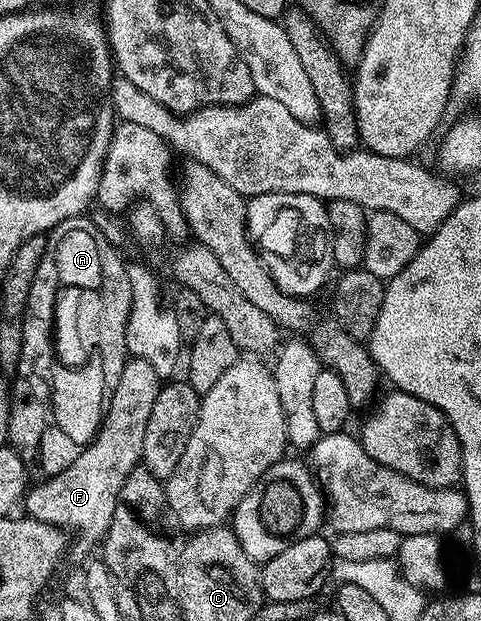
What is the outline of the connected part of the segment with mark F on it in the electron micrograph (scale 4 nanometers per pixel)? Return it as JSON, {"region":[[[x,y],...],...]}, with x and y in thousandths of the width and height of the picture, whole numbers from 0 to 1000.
{"region":[[[262,576],[243,623],[216,657],[202,702],[164,736],[156,736],[156,742],[148,742],[148,749],[139,749],[139,755],[69,781],[77,784],[58,786],[48,804],[50,828],[62,836],[110,842],[146,857],[152,853],[177,874],[216,870],[239,826],[243,792],[277,754],[293,746],[306,671],[314,671],[314,657],[322,654],[322,639],[337,622],[337,612],[306,581]]]}

